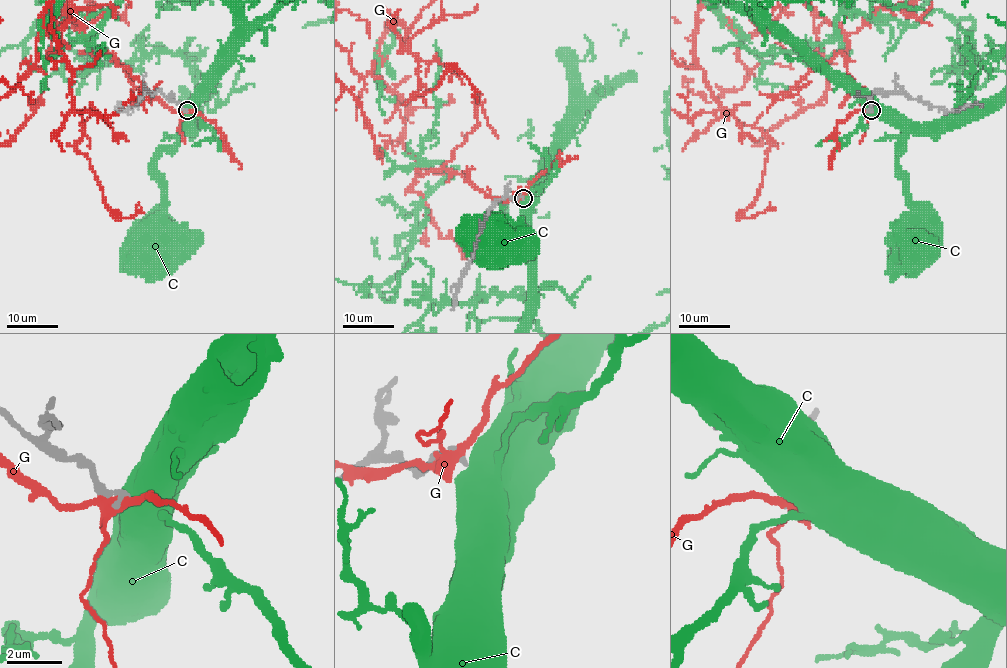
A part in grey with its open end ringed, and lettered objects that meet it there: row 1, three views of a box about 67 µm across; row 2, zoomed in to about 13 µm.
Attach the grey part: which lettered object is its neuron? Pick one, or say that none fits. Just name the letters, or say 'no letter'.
C

